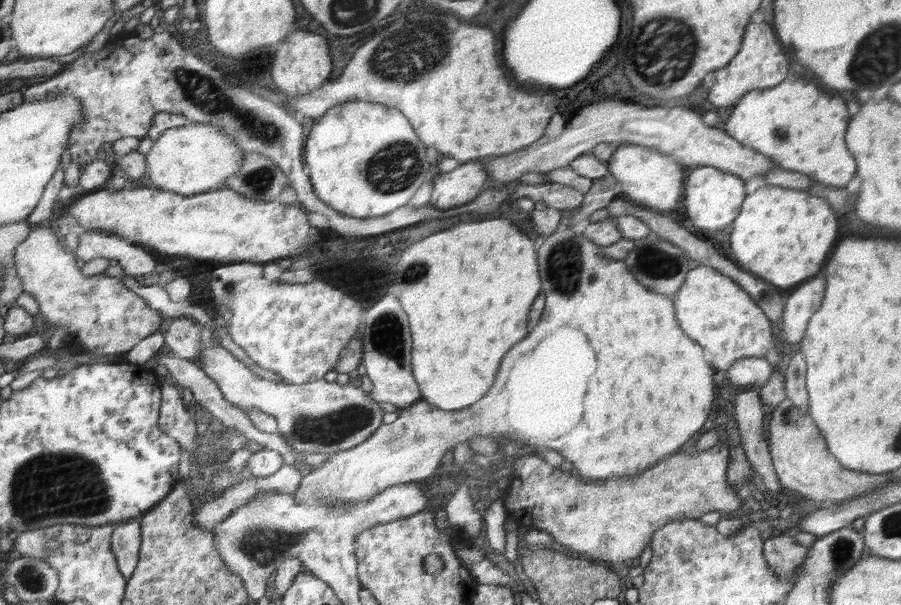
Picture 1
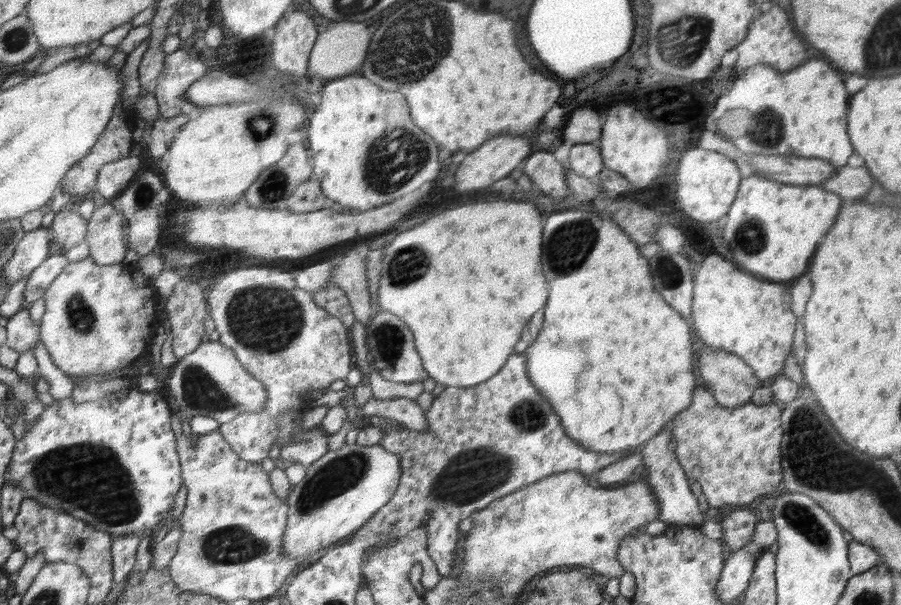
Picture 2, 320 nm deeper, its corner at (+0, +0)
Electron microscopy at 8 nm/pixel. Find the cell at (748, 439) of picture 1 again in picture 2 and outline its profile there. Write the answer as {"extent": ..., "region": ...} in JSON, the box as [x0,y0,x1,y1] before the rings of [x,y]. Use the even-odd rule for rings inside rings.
{"extent":[698,344,761,408],"region":[[[704,344],[699,351],[698,374],[702,386],[713,393],[718,404],[734,408],[750,401],[761,384],[739,356]]]}

